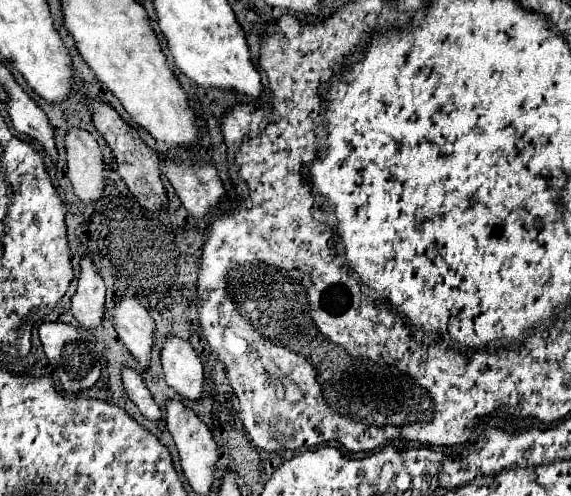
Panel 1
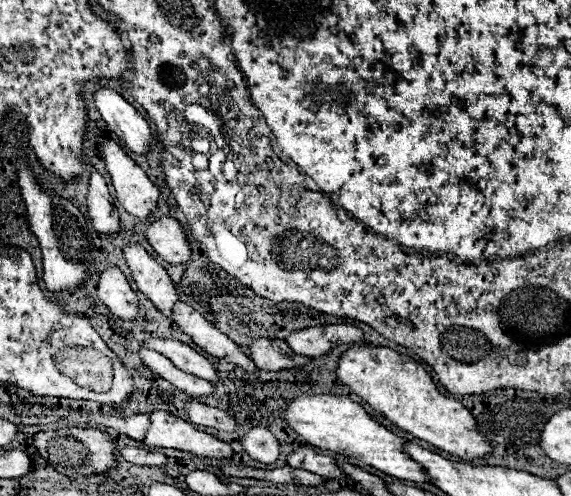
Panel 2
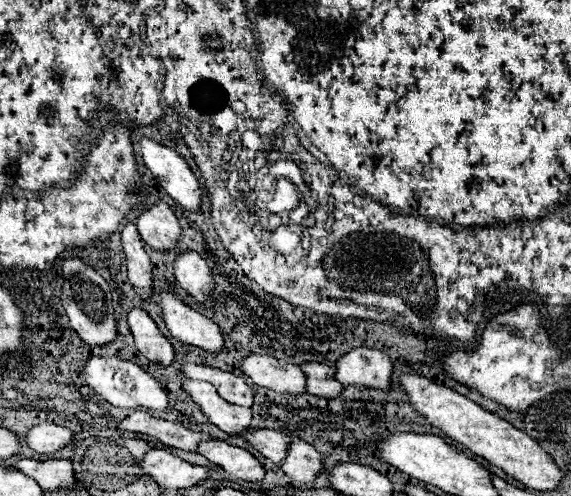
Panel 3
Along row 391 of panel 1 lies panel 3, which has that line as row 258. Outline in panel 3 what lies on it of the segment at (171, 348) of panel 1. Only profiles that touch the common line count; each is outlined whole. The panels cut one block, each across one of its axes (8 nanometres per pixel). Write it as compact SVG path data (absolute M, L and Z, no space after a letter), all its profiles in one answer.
M192 250L176 256L174 276L178 284L200 302L204 302L210 296L210 290L214 290L214 280L208 264L202 260L200 254Z

